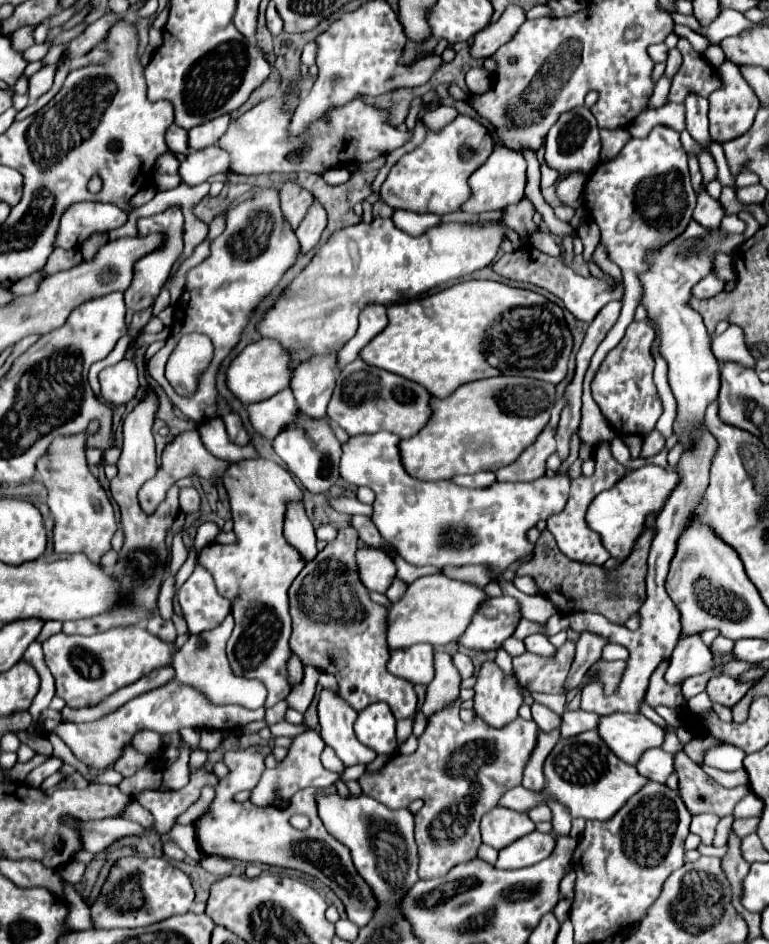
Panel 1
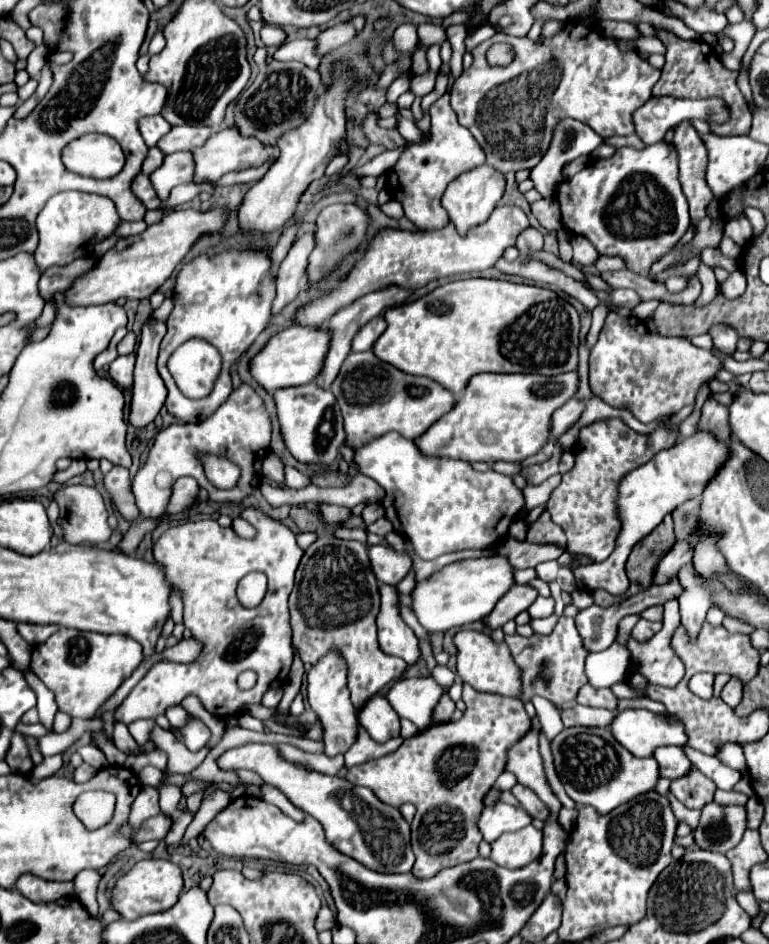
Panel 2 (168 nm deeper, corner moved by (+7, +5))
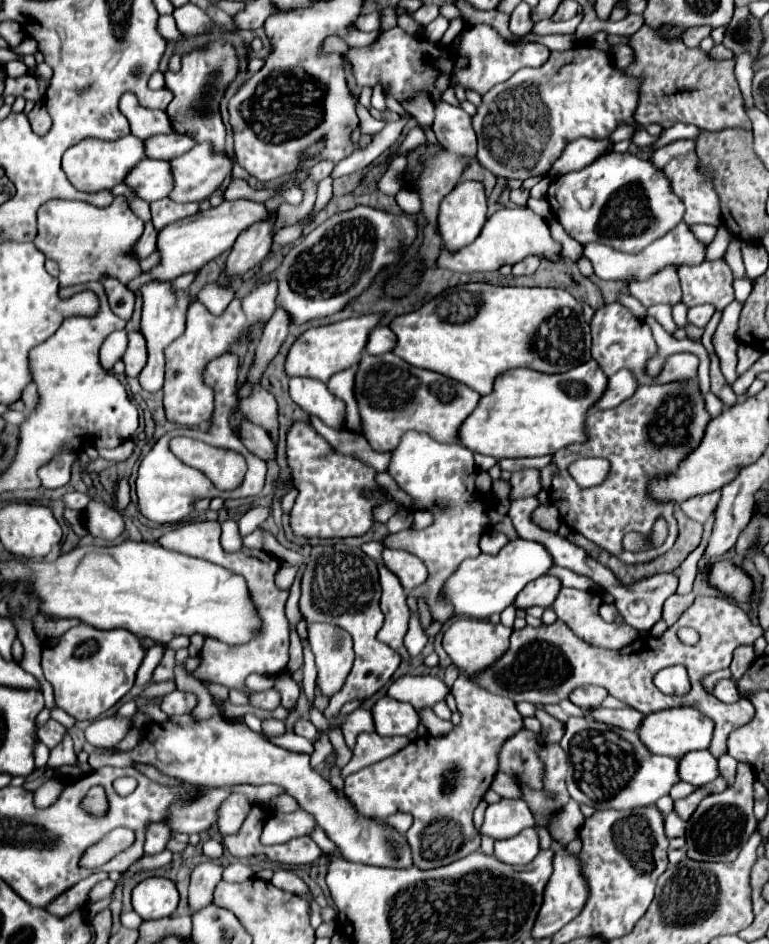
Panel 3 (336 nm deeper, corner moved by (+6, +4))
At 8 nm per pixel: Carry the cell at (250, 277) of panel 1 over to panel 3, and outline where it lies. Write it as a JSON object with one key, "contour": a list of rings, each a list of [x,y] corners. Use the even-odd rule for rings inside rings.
{"contour":[[[232,299],[232,303],[226,307],[226,311],[216,317],[212,315],[202,303],[192,303],[188,307],[188,313],[186,313],[186,331],[176,339],[172,341],[168,347],[166,347],[166,381],[164,381],[164,413],[166,413],[166,419],[174,425],[180,425],[180,427],[196,427],[204,421],[208,421],[212,417],[212,411],[214,411],[214,393],[210,387],[208,387],[203,381],[204,369],[208,365],[210,359],[216,359],[224,353],[230,351],[232,343],[234,341],[242,341],[242,339],[248,339],[248,325],[250,325],[250,319],[244,315],[242,307],[240,307],[240,299]]]}

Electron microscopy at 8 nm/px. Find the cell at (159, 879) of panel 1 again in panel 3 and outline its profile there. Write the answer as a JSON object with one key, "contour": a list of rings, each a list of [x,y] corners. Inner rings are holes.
{"contour":[[[150,877],[138,883],[132,891],[134,911],[144,919],[170,917],[178,907],[178,889],[170,879]]]}

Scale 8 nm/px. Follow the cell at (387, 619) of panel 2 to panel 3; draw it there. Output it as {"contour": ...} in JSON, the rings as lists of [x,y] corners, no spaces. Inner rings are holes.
{"contour":[[[382,563],[378,565],[380,571],[380,585],[382,585],[382,613],[384,613],[384,627],[378,631],[378,639],[384,641],[386,645],[390,645],[396,653],[400,653],[400,657],[404,661],[410,659],[402,639],[408,631],[408,619],[410,619],[410,611],[406,605],[406,593],[404,587],[400,585],[398,577],[394,573],[390,573],[390,569],[386,569]]]}

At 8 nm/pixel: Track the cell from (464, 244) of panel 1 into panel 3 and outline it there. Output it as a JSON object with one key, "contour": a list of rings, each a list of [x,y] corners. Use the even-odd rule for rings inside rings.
{"contour":[[[502,207],[486,221],[482,233],[476,237],[474,243],[470,243],[468,247],[464,247],[456,253],[442,251],[438,257],[438,267],[446,267],[450,271],[460,271],[460,273],[496,271],[506,263],[514,265],[530,255],[558,263],[558,261],[562,261],[562,245],[552,239],[548,223],[540,215],[536,215],[532,209],[528,209],[528,207],[514,207],[514,209]]]}

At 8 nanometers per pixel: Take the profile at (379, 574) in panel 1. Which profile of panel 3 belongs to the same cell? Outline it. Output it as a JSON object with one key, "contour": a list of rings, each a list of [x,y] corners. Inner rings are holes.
{"contour":[[[384,549],[382,553],[382,561],[384,565],[398,575],[402,587],[408,591],[412,591],[414,587],[422,585],[428,577],[428,569],[426,565],[416,557],[410,555],[408,551],[398,551],[398,549]]]}

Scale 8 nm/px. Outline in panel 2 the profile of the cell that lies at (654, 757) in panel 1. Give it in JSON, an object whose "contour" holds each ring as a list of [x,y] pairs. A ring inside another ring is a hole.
{"contour":[[[677,746],[657,748],[657,752],[653,752],[653,758],[657,760],[657,764],[661,768],[661,776],[665,776],[669,780],[675,780],[675,778],[687,774],[691,768],[691,762]]]}

